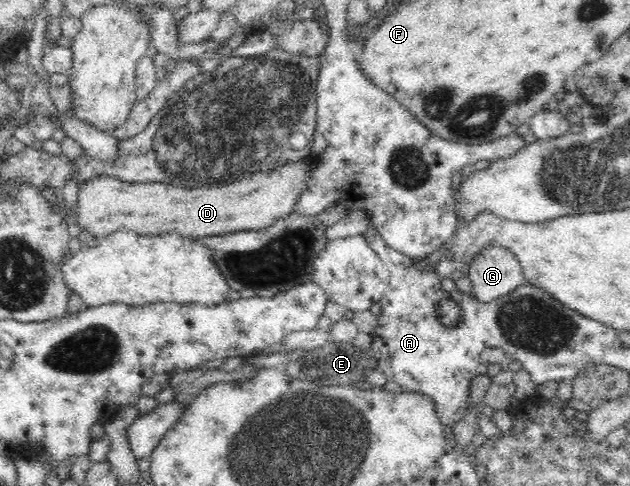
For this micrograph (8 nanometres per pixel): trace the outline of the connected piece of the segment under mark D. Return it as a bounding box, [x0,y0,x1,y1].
[66,156,315,240]

